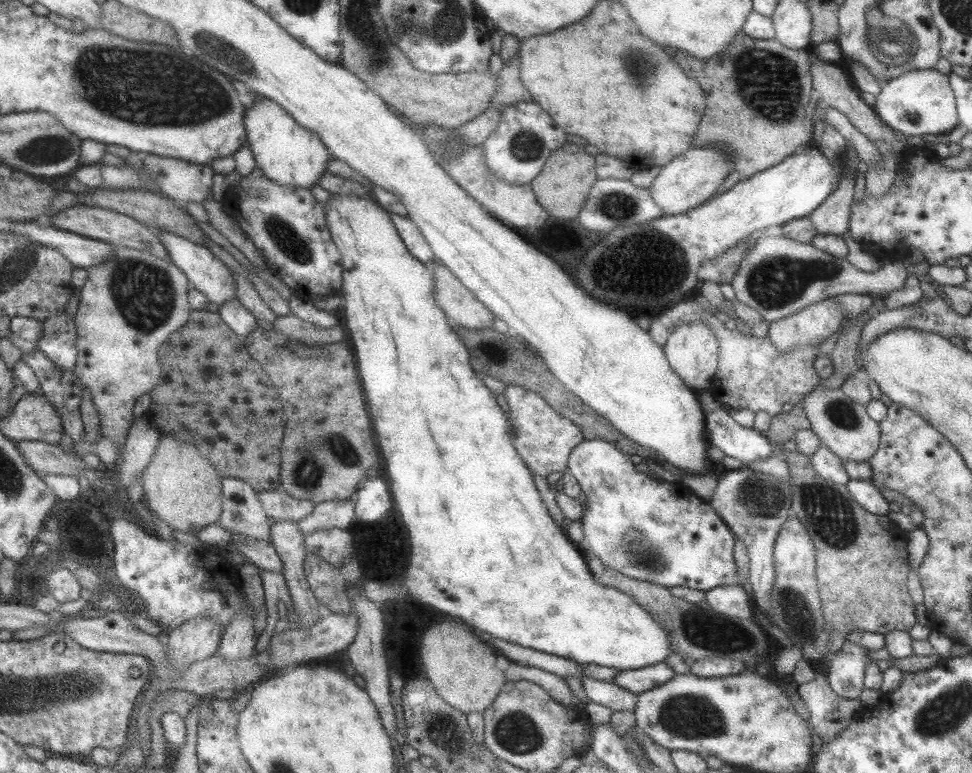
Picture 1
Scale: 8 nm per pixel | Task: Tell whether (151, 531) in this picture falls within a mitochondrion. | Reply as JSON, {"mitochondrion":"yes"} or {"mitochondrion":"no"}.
{"mitochondrion":"no"}

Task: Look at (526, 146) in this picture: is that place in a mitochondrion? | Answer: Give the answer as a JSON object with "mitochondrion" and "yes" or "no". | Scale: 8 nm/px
{"mitochondrion":"yes"}

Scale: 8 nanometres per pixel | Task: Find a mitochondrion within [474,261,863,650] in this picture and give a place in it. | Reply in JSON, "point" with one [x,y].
{"point":[830,516]}

